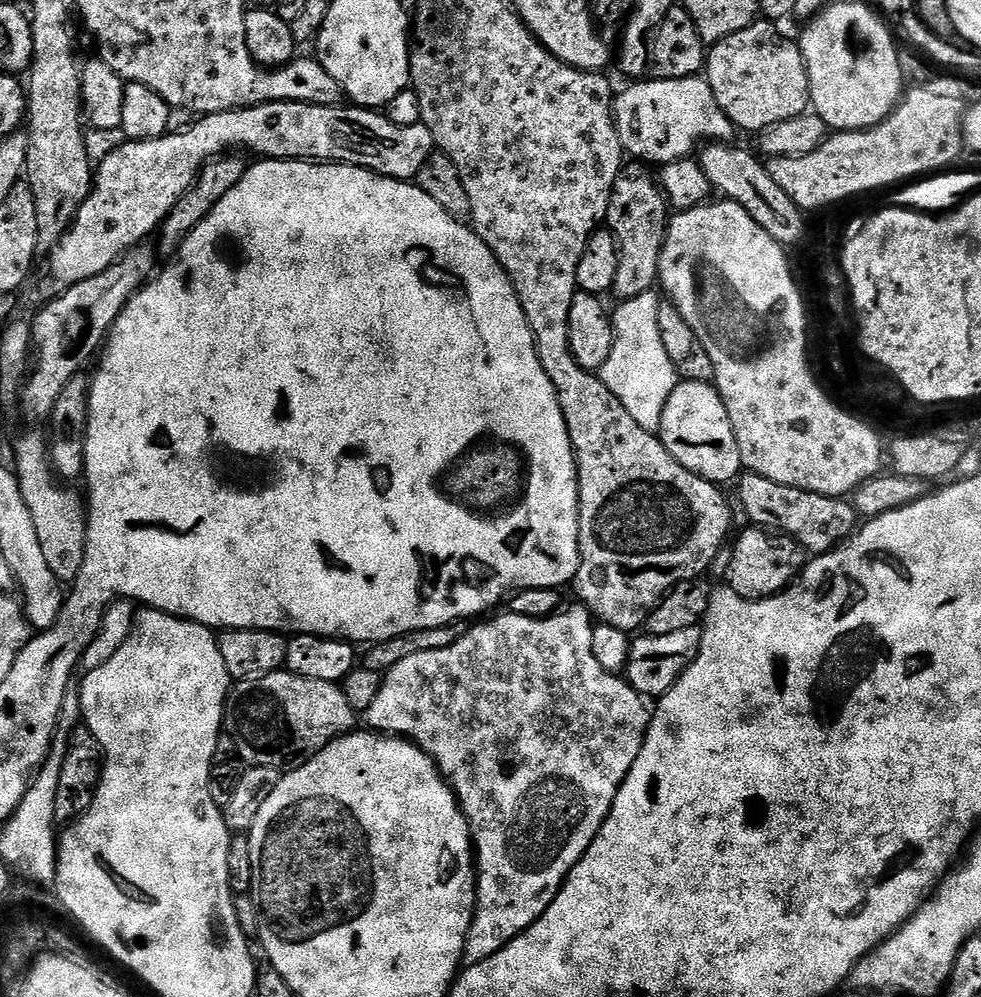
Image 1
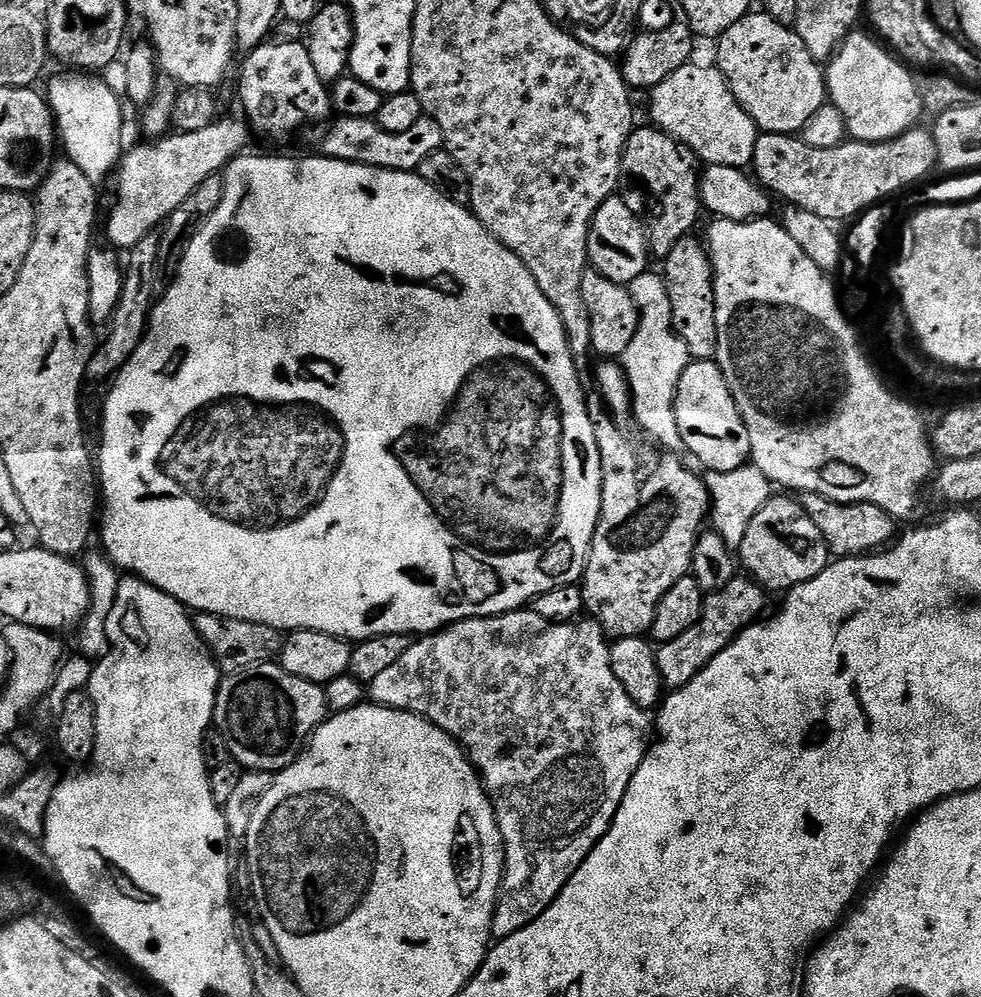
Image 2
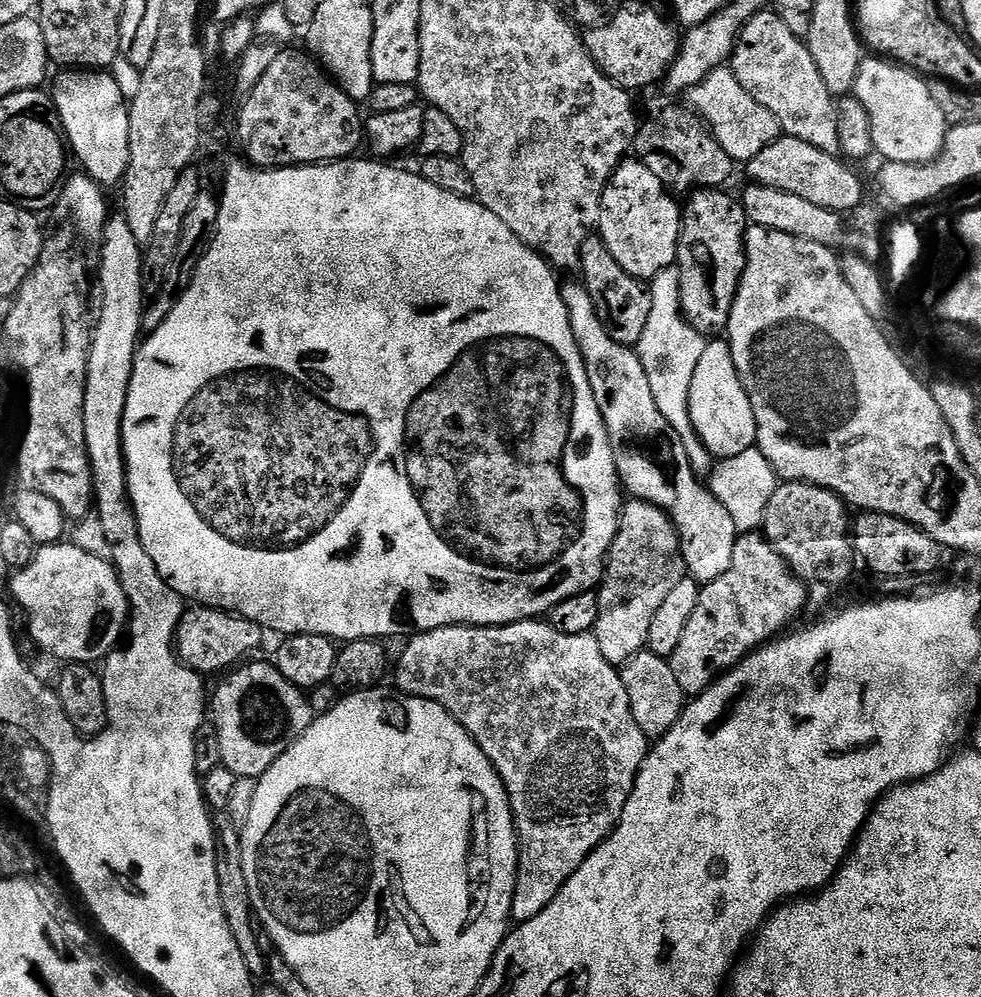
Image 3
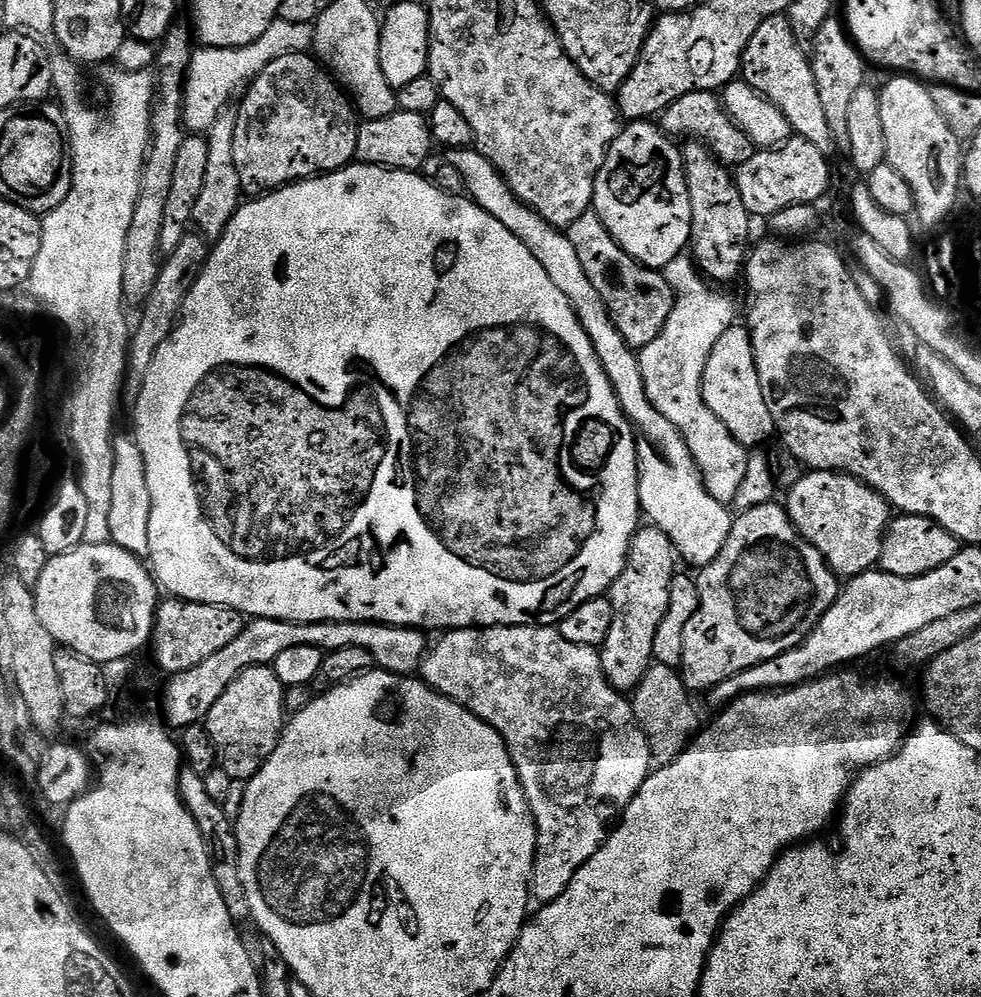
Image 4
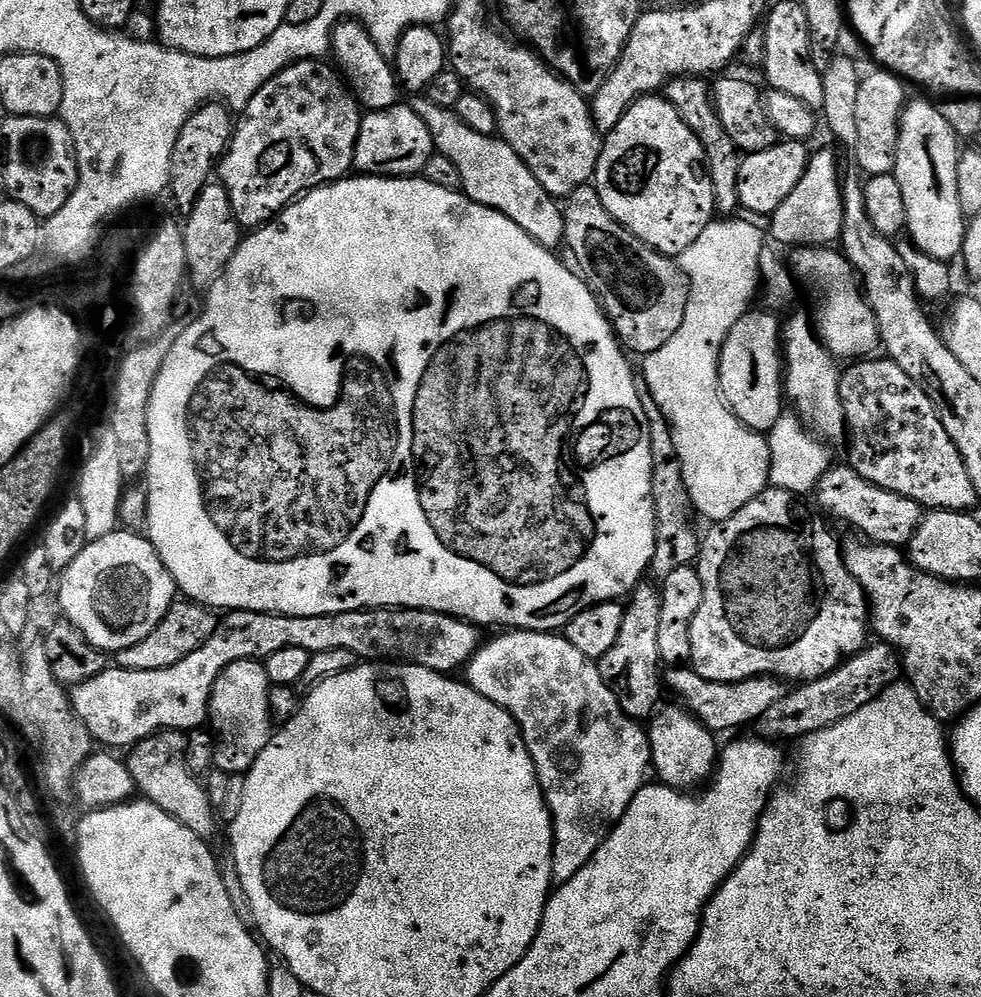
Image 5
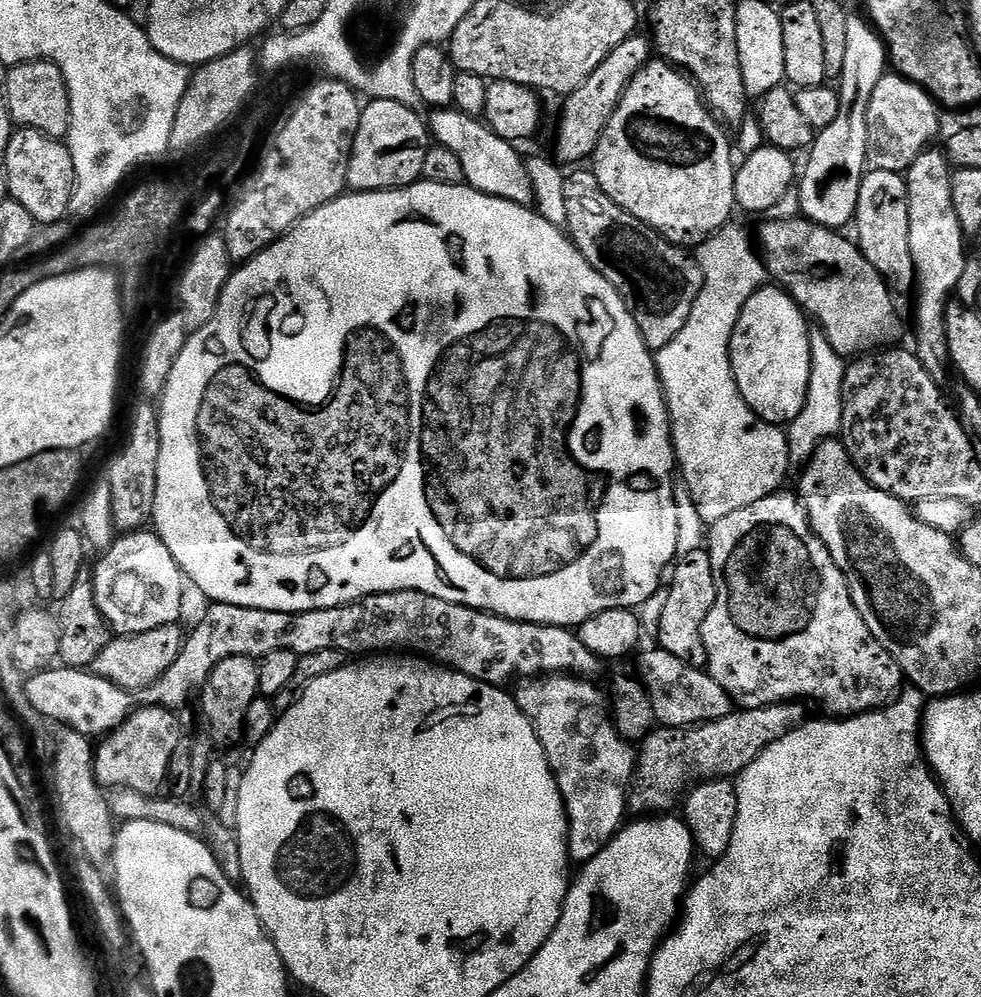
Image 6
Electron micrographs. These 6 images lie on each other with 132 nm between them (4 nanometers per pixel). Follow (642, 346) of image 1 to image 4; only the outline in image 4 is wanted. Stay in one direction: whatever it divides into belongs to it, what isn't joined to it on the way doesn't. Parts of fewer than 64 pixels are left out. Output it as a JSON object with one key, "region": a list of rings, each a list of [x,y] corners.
{"region":[[[685,254],[674,258],[674,262],[667,264],[662,271],[670,282],[676,301],[670,318],[658,334],[658,338],[654,338],[654,342],[650,342],[638,352],[646,394],[653,406],[662,414],[666,414],[666,418],[670,418],[670,422],[674,422],[674,426],[684,435],[686,446],[690,446],[690,454],[694,454],[694,462],[710,494],[718,498],[718,502],[731,505],[746,476],[750,452],[734,438],[734,434],[730,434],[730,430],[726,430],[726,426],[722,426],[722,418],[718,418],[718,414],[714,414],[714,410],[710,410],[710,406],[704,404],[702,374],[706,370],[710,350],[714,350],[714,342],[718,342],[718,338],[722,338],[722,334],[726,334],[726,330],[733,327],[735,320],[732,319],[736,316],[736,308],[732,305],[730,297],[712,289],[715,287],[701,275],[691,255]]]}

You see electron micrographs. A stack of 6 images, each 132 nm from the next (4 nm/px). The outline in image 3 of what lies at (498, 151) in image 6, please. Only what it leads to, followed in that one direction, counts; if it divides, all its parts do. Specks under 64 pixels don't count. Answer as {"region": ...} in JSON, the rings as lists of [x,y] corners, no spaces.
{"region":[[[580,282],[565,283],[561,287],[560,296],[568,307],[570,330],[574,330],[574,338],[578,342],[578,350],[586,366],[586,378],[590,378],[590,390],[594,390],[594,402],[598,402],[598,410],[606,422],[609,436],[612,437],[616,472],[620,476],[623,491],[631,499],[644,500],[648,504],[658,506],[671,518],[672,525],[676,527],[676,532],[680,536],[684,567],[691,579],[703,586],[714,582],[714,578],[722,578],[722,574],[730,570],[730,558],[734,558],[738,533],[733,518],[730,518],[726,507],[712,491],[709,491],[705,481],[693,470],[686,446],[682,444],[682,438],[670,426],[670,422],[662,418],[662,410],[658,410],[658,402],[654,402],[654,390],[650,390],[650,378],[646,378],[646,370],[639,356],[629,345],[618,343],[610,335],[605,317],[596,307],[588,289]]]}

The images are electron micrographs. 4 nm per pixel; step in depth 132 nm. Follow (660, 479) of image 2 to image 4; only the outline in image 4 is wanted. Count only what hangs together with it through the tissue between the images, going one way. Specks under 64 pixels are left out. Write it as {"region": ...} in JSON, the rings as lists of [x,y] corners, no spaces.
{"region":[[[644,526],[632,539],[628,561],[606,595],[612,601],[614,622],[606,642],[599,649],[604,677],[608,685],[621,694],[632,694],[642,682],[648,669],[654,664],[654,638],[662,618],[666,618],[666,606],[670,606],[670,586],[678,574],[678,549],[661,528]]]}

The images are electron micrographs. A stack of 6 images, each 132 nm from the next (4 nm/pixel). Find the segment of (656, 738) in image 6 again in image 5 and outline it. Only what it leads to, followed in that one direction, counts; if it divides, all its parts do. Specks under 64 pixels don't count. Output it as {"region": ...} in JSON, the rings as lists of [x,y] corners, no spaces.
{"region":[[[883,642],[869,643],[864,649],[849,656],[832,672],[819,676],[816,680],[801,683],[793,690],[785,691],[774,706],[770,706],[758,721],[763,735],[773,742],[784,740],[799,741],[818,730],[826,730],[842,718],[850,718],[850,714],[858,714],[866,702],[874,702],[882,690],[889,684],[895,684],[902,676],[902,656],[891,644]]]}

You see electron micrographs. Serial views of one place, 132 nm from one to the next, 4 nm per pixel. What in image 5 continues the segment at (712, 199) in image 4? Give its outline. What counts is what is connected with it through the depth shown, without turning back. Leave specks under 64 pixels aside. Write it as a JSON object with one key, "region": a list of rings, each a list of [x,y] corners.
{"region":[[[682,76],[670,80],[666,85],[666,99],[675,106],[678,114],[682,114],[686,126],[690,126],[690,130],[694,130],[694,134],[702,142],[708,176],[711,177],[714,186],[717,213],[732,214],[740,208],[738,170],[742,153],[730,138],[730,134],[726,134],[726,126],[722,126],[718,118],[716,103],[712,100],[712,88],[708,83],[707,79],[699,76]]]}

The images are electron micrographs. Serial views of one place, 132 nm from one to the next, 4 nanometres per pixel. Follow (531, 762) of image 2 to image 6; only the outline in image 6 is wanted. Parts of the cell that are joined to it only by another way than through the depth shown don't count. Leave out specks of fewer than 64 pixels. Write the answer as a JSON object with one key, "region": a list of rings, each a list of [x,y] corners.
{"region":[[[553,674],[517,683],[514,688],[518,706],[536,728],[558,782],[568,813],[568,858],[580,866],[595,858],[625,823],[638,755],[618,734],[605,693],[603,696],[592,683],[571,674]]]}

